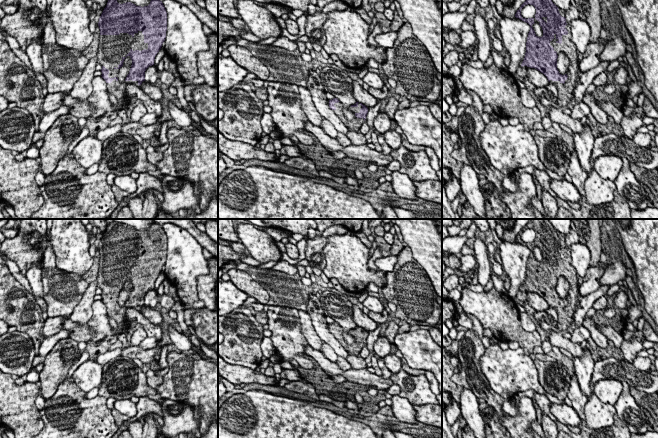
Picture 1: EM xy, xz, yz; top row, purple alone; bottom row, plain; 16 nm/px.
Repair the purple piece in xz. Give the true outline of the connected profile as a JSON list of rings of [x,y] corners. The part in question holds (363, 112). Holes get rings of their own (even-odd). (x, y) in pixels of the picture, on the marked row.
[[[356,102],[354,105],[349,106],[348,109],[352,111],[357,118],[363,118],[365,121],[368,113],[368,108],[365,105]]]

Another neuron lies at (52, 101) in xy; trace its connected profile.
[[[57,92],[57,93],[48,93],[45,98],[44,98],[44,102],[43,102],[43,112],[46,113],[50,113],[56,109],[58,109],[59,107],[62,106],[63,104],[63,99],[69,94],[66,93],[61,93],[61,92]]]

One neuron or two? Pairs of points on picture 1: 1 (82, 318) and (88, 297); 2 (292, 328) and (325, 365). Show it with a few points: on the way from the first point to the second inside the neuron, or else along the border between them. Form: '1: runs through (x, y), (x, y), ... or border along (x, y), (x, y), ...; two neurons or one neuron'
1: runs through (82, 313), (86, 302); one neuron
2: border along (308, 344), (303, 352); two neurons

